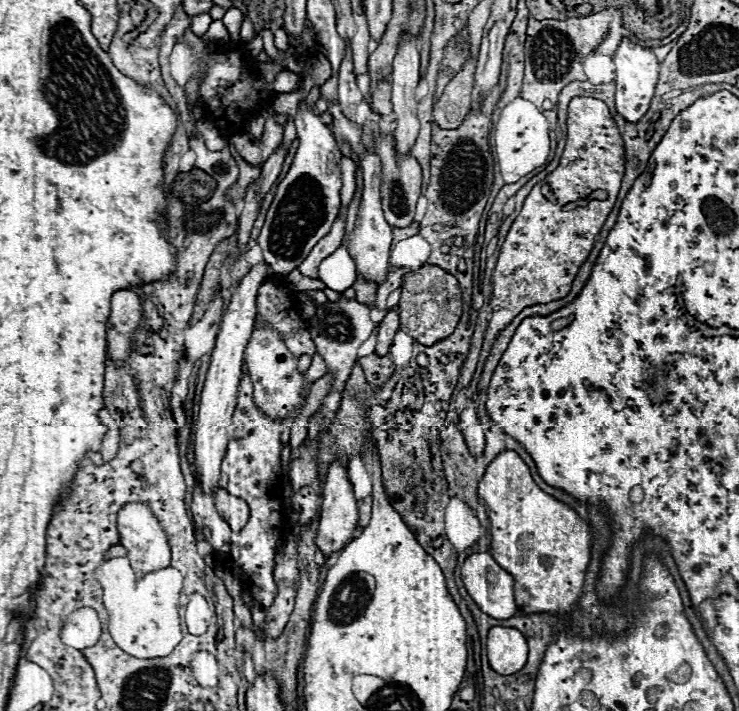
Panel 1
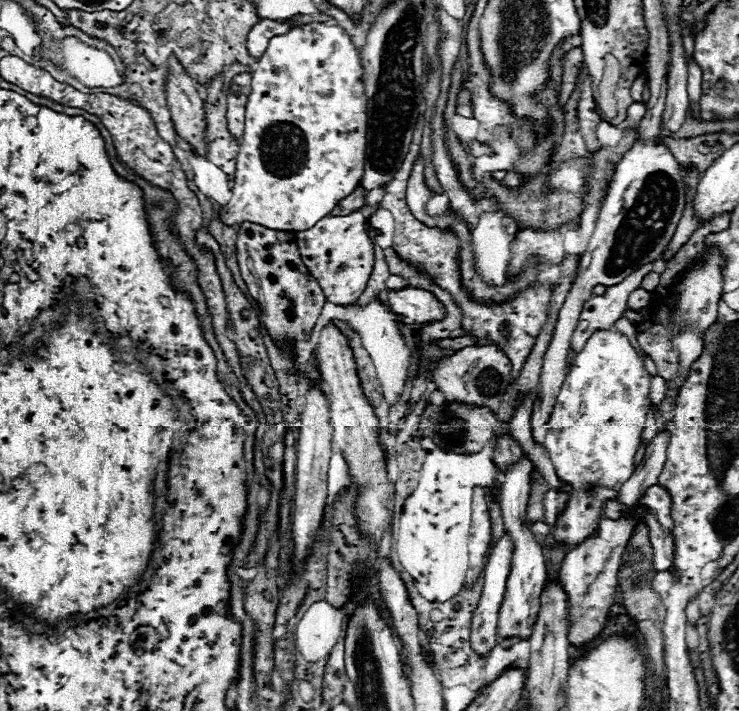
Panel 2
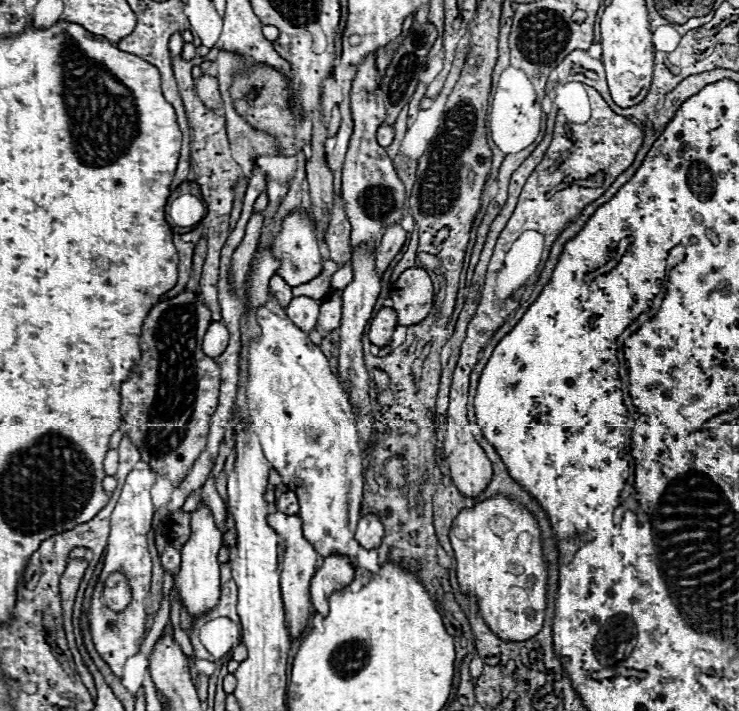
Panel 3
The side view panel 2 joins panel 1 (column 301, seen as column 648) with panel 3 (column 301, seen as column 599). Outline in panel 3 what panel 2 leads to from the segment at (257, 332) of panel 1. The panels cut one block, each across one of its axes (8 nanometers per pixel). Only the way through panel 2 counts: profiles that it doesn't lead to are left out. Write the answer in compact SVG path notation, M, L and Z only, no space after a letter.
M270 294L266 306L262 306L258 312L258 324L262 330L262 336L258 342L250 344L250 356L248 356L248 410L250 410L250 428L254 434L258 434L262 450L272 464L272 468L282 476L282 482L288 490L292 490L298 496L300 502L300 520L302 520L302 532L308 542L312 542L314 550L328 558L328 554L340 554L350 558L352 566L356 564L356 554L360 544L354 540L356 524L360 520L360 502L362 502L362 448L360 448L360 436L354 426L352 406L340 388L338 376L330 370L328 358L320 352L318 346L314 346L306 332L296 328L284 308L278 306L274 296Z

